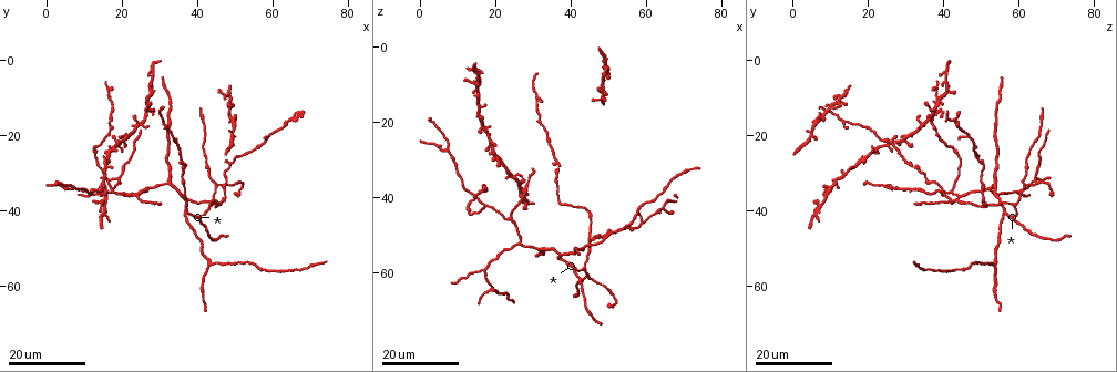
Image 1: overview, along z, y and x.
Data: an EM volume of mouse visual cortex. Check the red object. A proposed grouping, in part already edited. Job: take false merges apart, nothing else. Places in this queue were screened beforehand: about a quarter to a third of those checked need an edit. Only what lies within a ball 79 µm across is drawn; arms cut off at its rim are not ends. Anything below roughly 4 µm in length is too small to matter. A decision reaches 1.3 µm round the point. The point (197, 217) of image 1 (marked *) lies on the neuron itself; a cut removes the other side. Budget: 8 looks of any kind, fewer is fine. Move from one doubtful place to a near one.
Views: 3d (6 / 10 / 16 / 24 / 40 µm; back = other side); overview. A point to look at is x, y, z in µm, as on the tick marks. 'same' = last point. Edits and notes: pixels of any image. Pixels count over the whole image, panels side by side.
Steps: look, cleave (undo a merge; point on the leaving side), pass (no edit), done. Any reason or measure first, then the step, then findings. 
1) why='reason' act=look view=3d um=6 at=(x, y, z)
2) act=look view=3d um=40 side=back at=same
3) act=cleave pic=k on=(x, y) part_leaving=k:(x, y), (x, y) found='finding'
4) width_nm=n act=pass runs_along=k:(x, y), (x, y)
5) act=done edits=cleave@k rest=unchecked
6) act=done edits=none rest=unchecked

why='four or more arms meet' act=look view=3d um=24 at=(18.5, 31.5, 64.0)

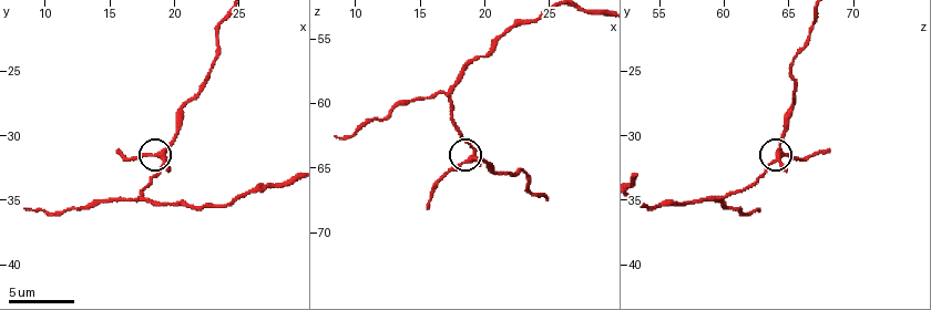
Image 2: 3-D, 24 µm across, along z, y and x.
act=look view=3d um=10 at=(19.2, 31.2, 64.2)

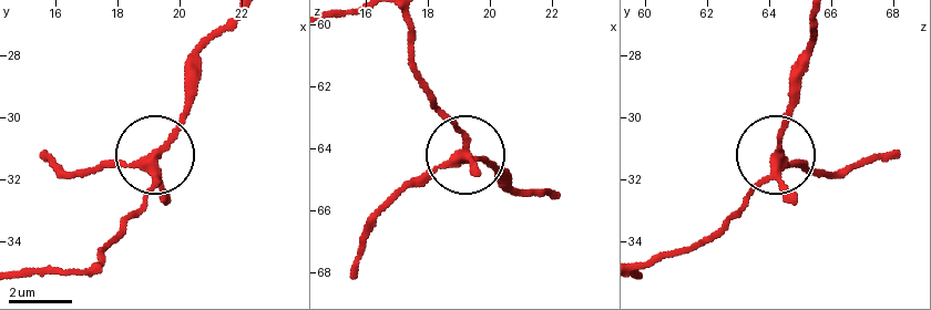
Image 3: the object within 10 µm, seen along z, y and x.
side_arm_um=5 act=pass runs_along=3:(98, 266), (105, 244), (140, 207), (151, 159), (90, 167) found='continuous, no second neuron'

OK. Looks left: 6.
act=look view=3d um=6 at=(16.8, 34.8, 59.2)

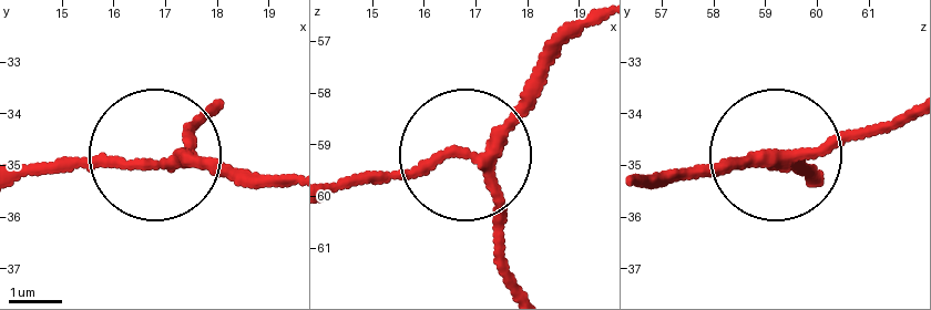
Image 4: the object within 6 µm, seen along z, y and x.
act=look view=3d um=6 side=back at=(16.75, 34.95, 59.25)

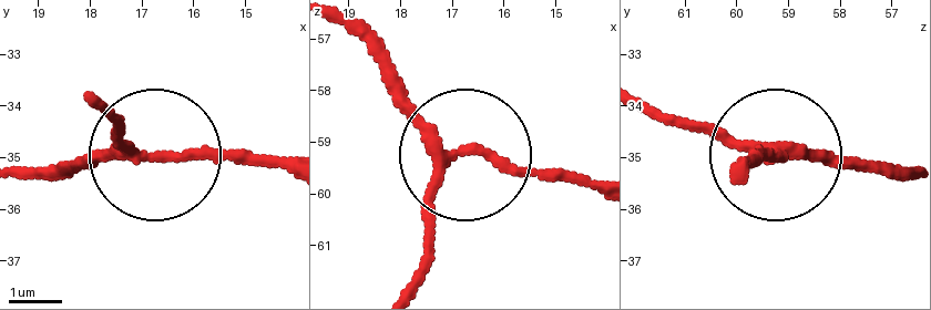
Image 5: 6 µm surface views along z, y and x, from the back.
arms=3 act=pass runs_along=5:(21, 181), (114, 154), (286, 154) found='continuous, no second neuron'

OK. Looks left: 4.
why='three arms meet' act=look view=3d um=24 at=(45.5, 38.0, 51.5)

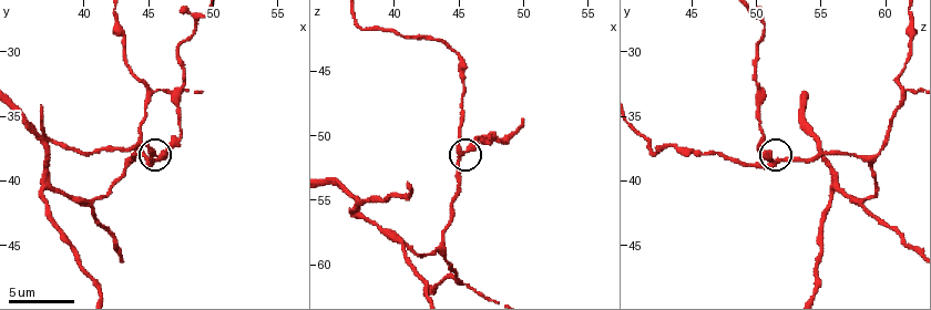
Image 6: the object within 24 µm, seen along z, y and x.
act=look view=3d um=6 at=(45.4, 38.8, 51.4)

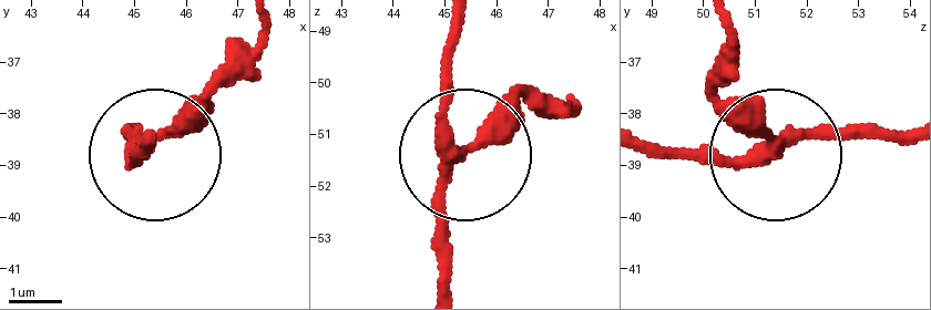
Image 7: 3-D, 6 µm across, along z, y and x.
arms=3 act=pass runs_along=7:(904, 127), (811, 127), (776, 145), (723, 65) found='one neuron here'

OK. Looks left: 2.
why='two arms in line, one across' act=look view=3d um=16 at=(59.5, 19.5, 46.5)

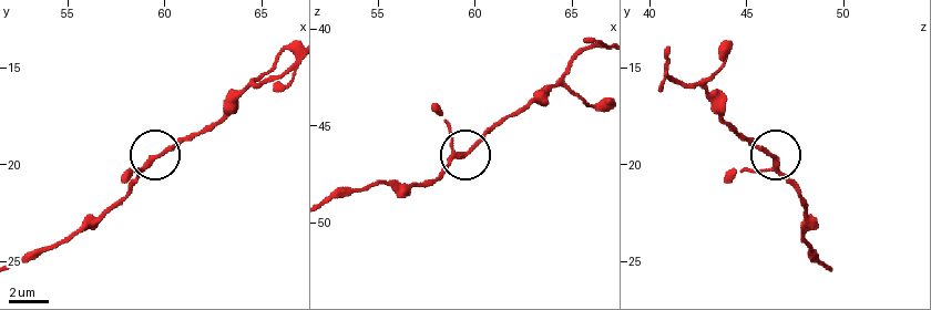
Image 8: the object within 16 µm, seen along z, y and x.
act=look view=3d um=10 at=(59.4, 19.7, 46.5)

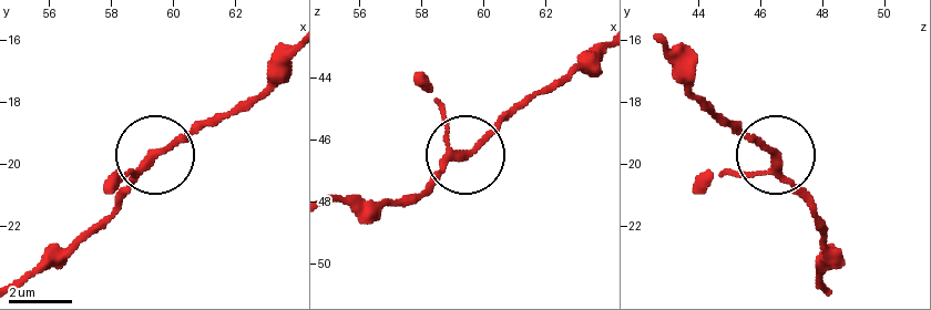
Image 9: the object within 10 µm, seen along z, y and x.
act=pass runs_along=9:(334, 202), (413, 198), (522, 101) found='all the same neuron'

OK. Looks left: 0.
act=done edits=none rest=unchecked

